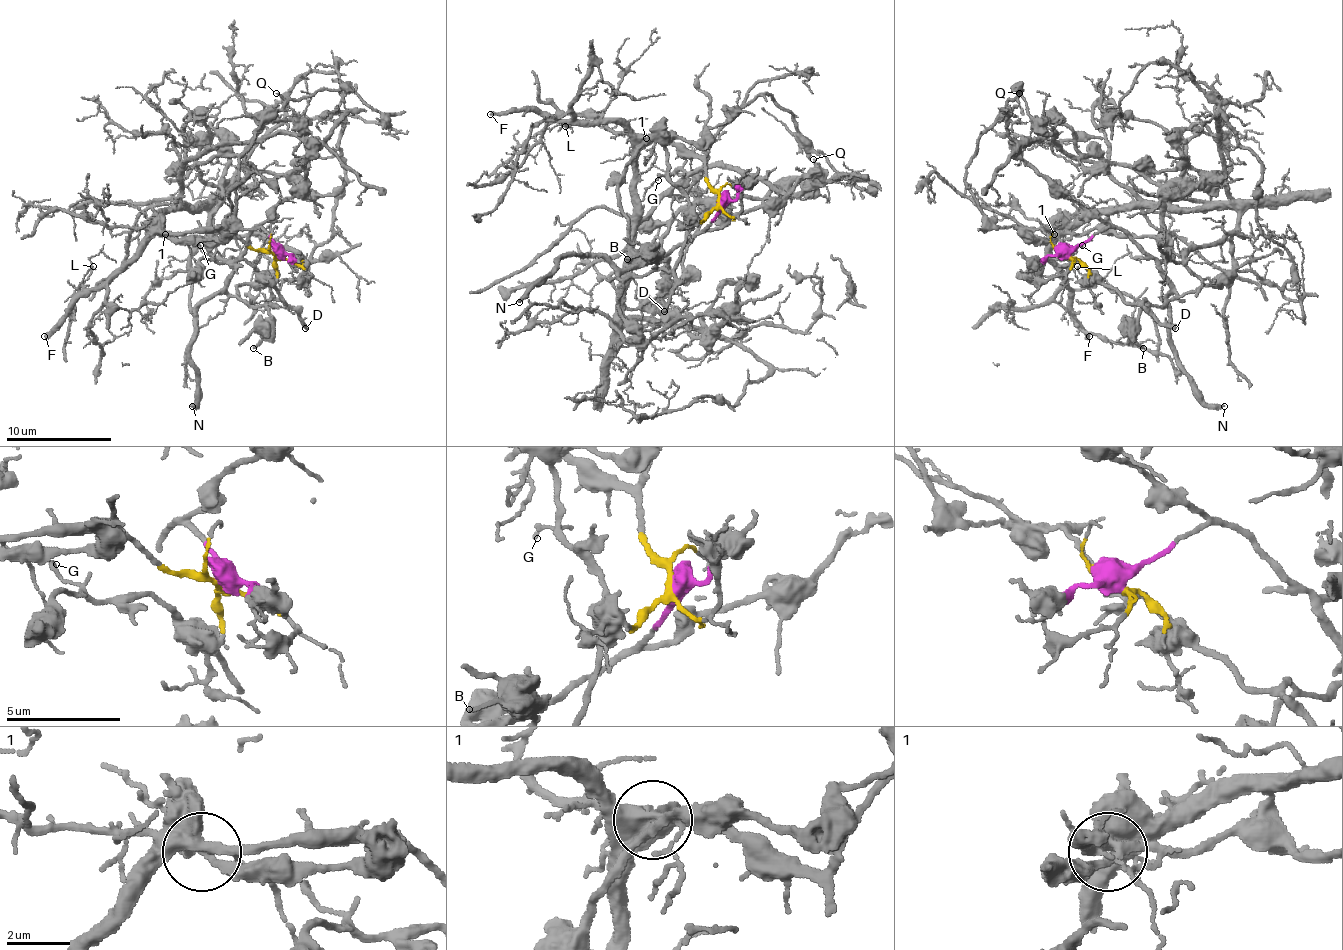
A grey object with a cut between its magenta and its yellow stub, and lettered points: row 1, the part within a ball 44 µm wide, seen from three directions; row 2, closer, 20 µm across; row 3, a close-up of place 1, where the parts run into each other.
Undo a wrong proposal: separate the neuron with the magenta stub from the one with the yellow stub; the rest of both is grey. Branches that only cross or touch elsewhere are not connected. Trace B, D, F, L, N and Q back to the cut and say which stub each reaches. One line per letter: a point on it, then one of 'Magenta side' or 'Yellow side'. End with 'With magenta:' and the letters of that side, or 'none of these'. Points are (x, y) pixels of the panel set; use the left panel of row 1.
B: Place: (253, 348). Magenta side
D: Place: (305, 328). Magenta side
F: Place: (44, 336). Yellow side
L: Place: (93, 266). Yellow side
N: Place: (192, 406). Magenta side
Q: Place: (276, 93). Magenta side
With magenta: B, D, N, Q

